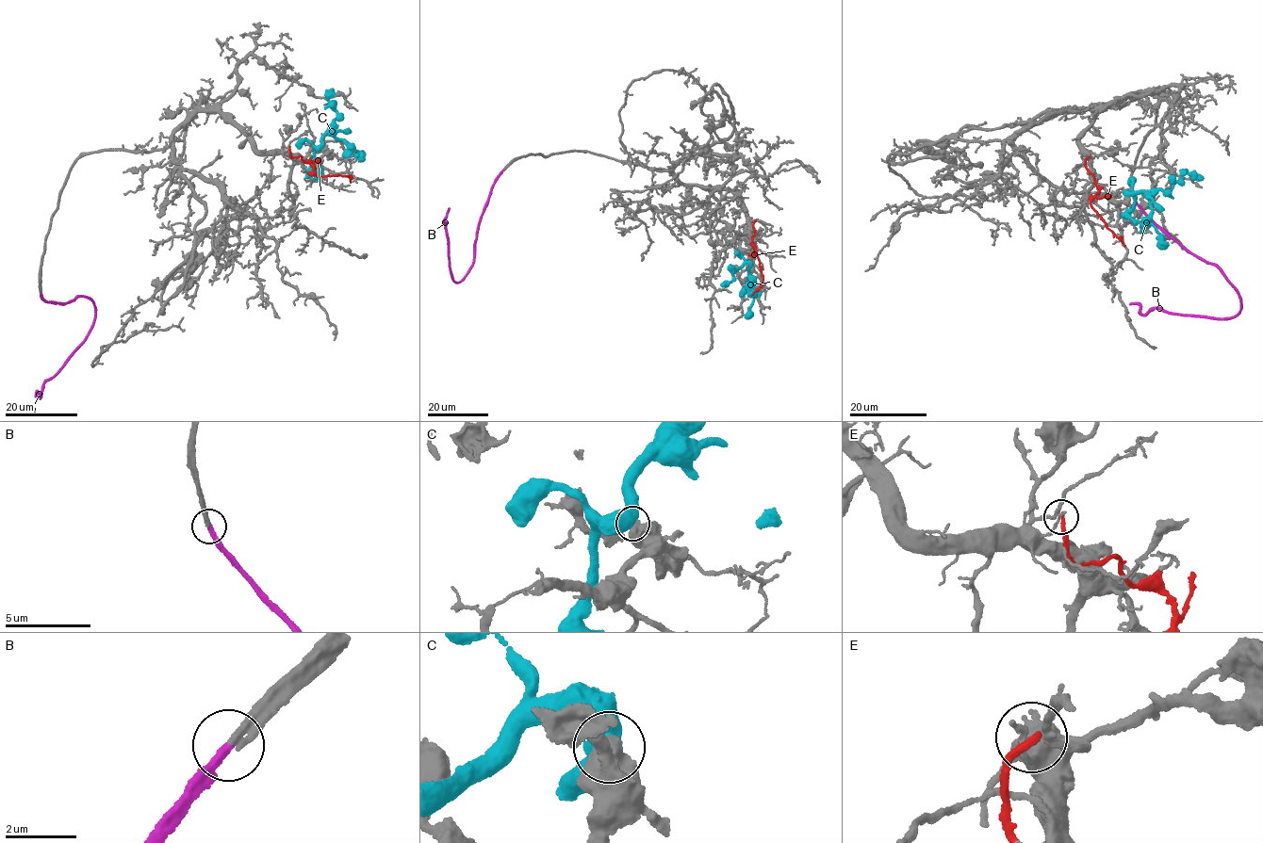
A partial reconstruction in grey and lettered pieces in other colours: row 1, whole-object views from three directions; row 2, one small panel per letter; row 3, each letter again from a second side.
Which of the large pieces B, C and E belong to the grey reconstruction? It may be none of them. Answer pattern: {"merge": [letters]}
{"merge": ["B"]}

